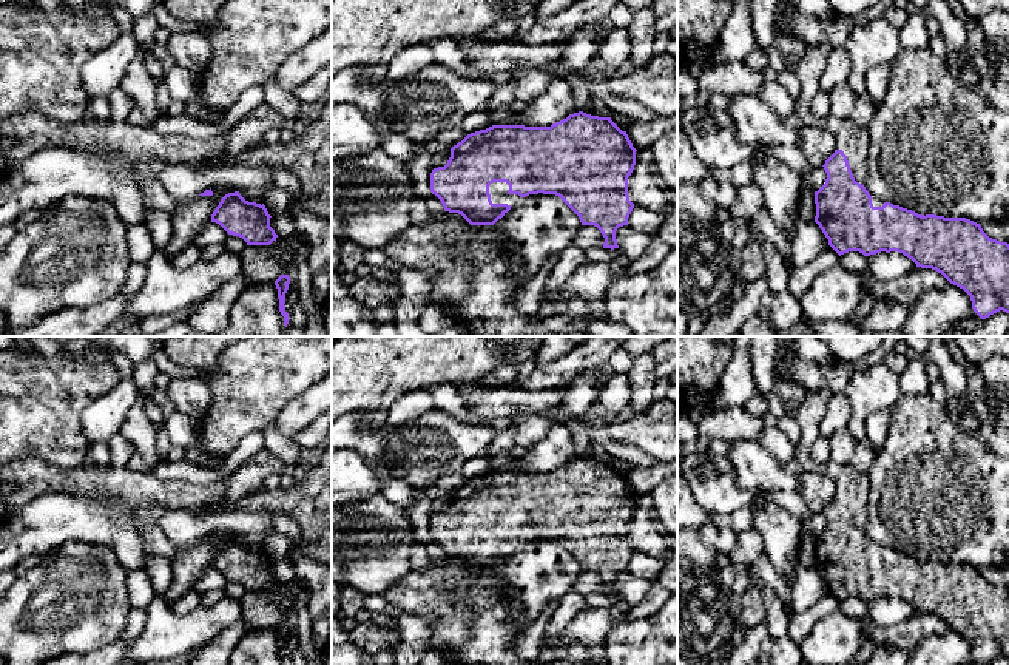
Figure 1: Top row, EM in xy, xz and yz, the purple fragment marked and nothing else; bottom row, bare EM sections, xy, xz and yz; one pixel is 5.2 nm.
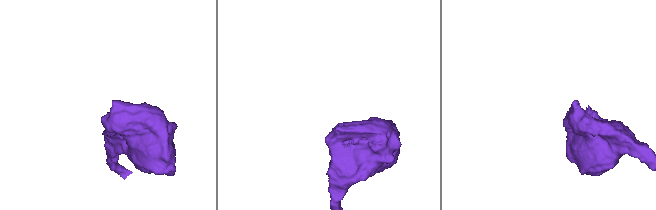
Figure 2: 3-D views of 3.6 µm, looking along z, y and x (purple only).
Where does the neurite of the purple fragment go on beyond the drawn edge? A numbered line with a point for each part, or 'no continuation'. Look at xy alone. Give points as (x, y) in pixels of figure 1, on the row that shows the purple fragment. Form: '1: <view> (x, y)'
no continuation

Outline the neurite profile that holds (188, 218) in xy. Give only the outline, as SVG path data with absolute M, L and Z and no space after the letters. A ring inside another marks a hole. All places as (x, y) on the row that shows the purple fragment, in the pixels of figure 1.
M216 185L211 191L211 196L197 196L185 204L176 205L173 211L173 235L164 245L164 253L170 262L179 251L193 244L201 228L211 222L211 214L221 199L228 193L235 193L236 188Z

